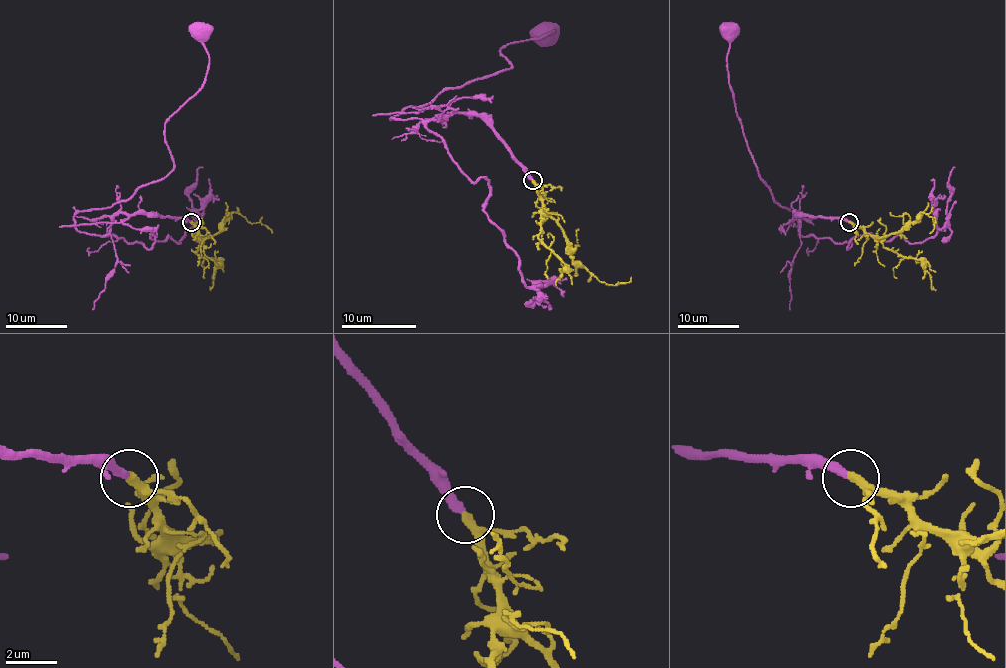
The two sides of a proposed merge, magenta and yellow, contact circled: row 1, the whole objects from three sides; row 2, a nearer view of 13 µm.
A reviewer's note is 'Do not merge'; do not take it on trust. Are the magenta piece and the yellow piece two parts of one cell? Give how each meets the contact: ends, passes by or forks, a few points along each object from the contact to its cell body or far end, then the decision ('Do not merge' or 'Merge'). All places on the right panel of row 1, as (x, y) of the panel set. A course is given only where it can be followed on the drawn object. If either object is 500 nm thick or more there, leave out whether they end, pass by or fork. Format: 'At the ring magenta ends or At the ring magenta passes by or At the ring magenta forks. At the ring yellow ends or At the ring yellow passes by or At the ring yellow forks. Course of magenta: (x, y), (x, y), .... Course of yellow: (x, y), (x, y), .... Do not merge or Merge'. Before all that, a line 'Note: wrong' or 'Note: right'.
Note: wrong
At the ring magenta ends. At the ring yellow passes by. Course of magenta: (850, 223), (797, 213), (788, 223), (796, 224), (799, 216), (776, 201), (762, 181), (736, 111), (728, 31). Course of yellow: (850, 223), (861, 226), (868, 233), (887, 237), (909, 227), (922, 212), (935, 223), (929, 233). Merge

